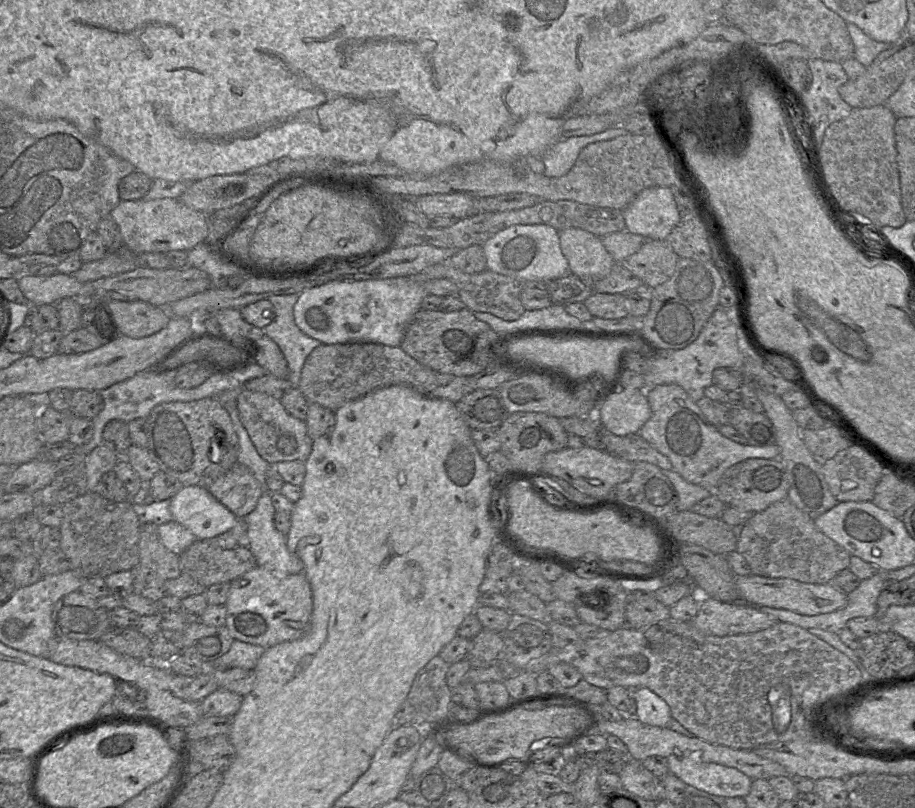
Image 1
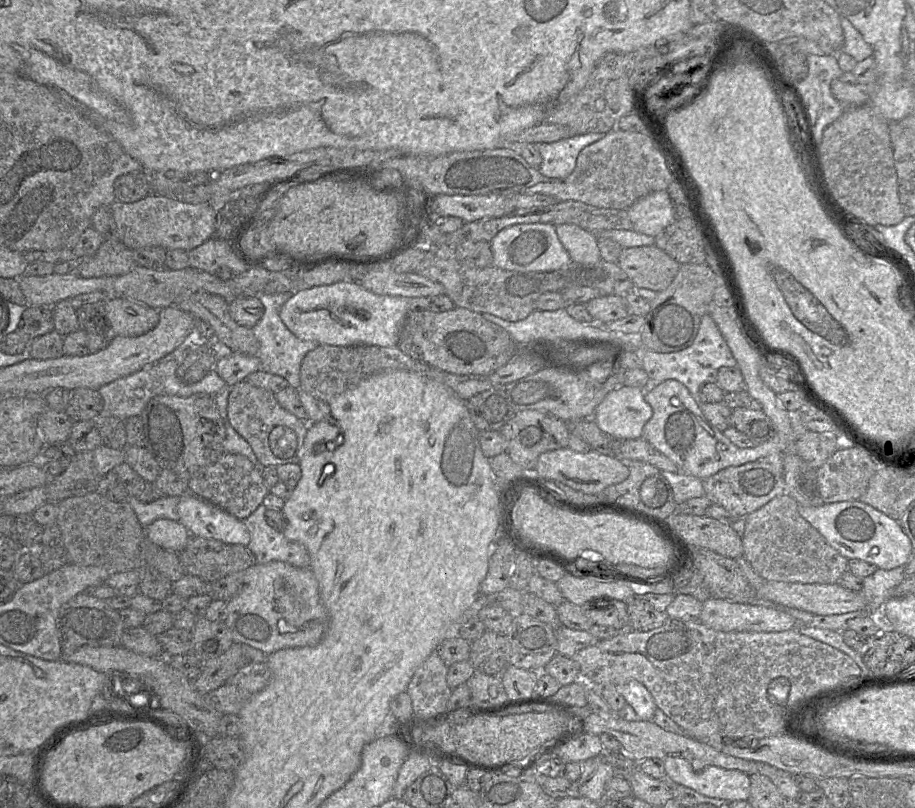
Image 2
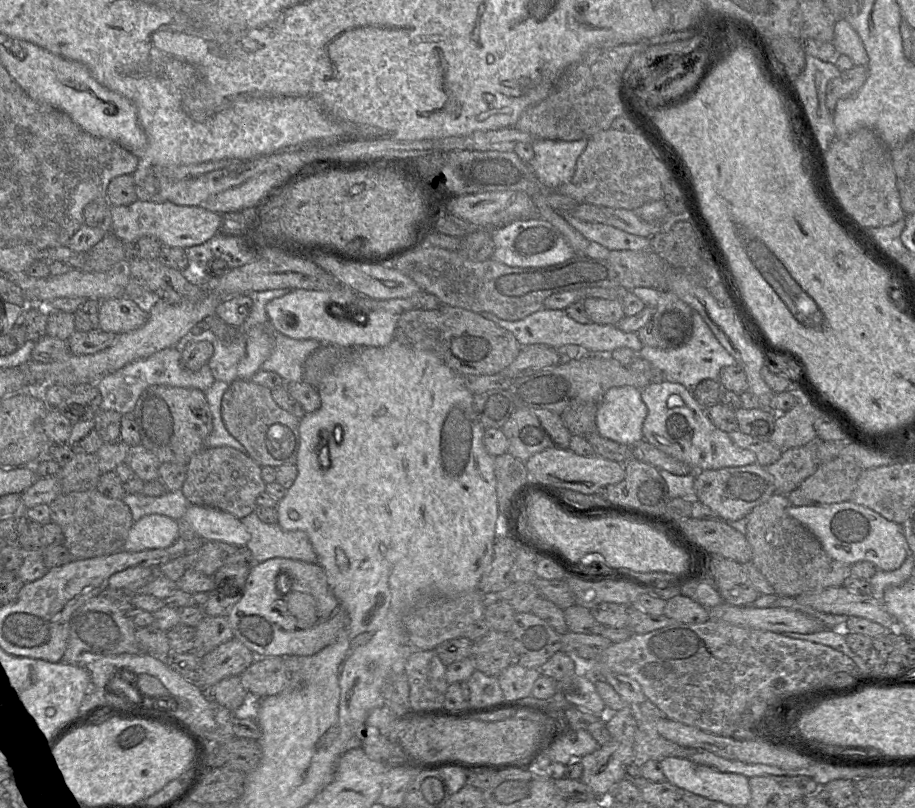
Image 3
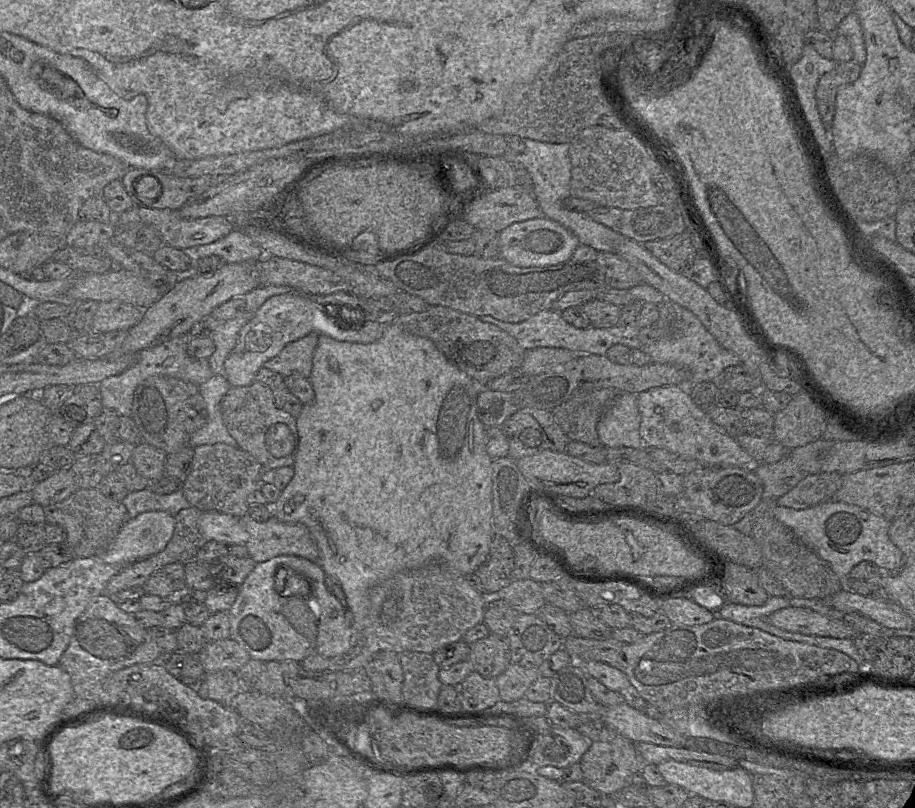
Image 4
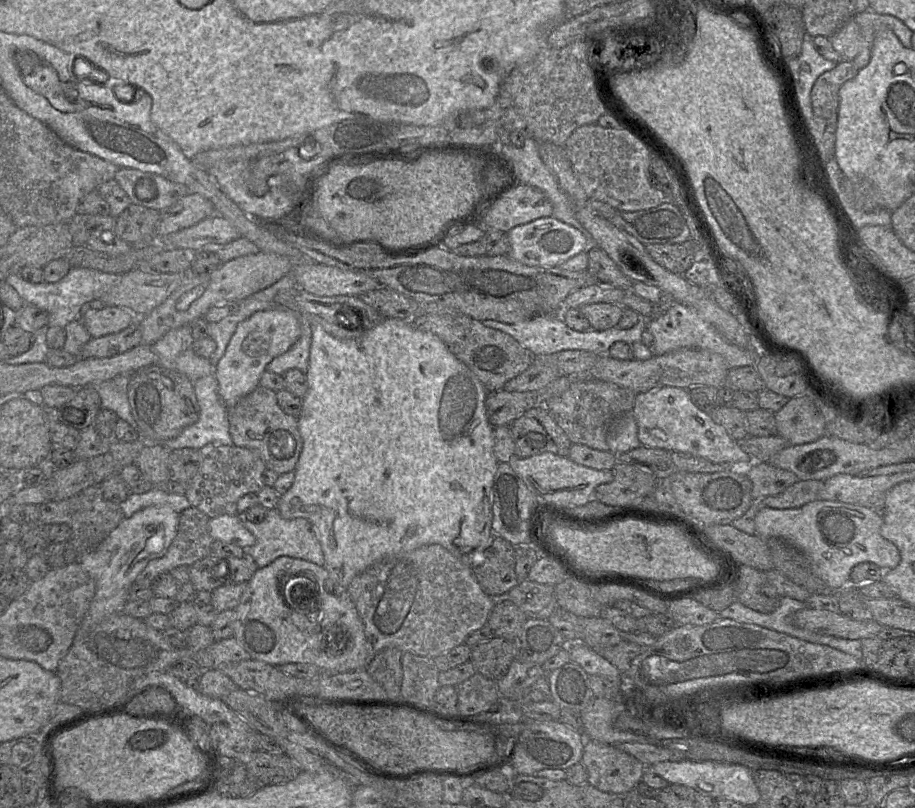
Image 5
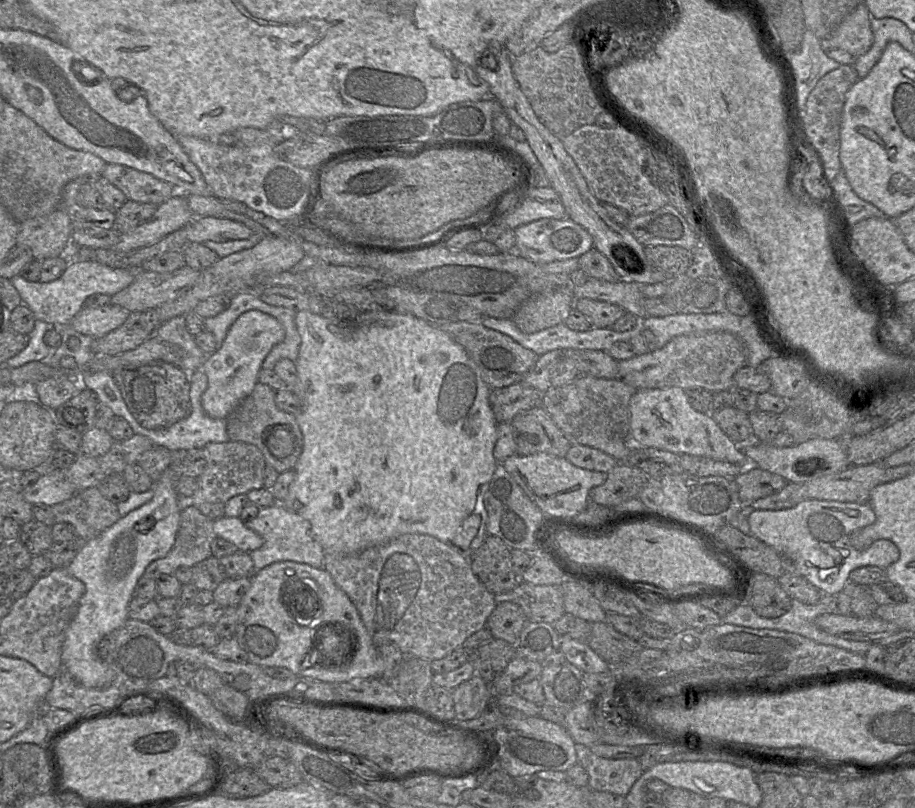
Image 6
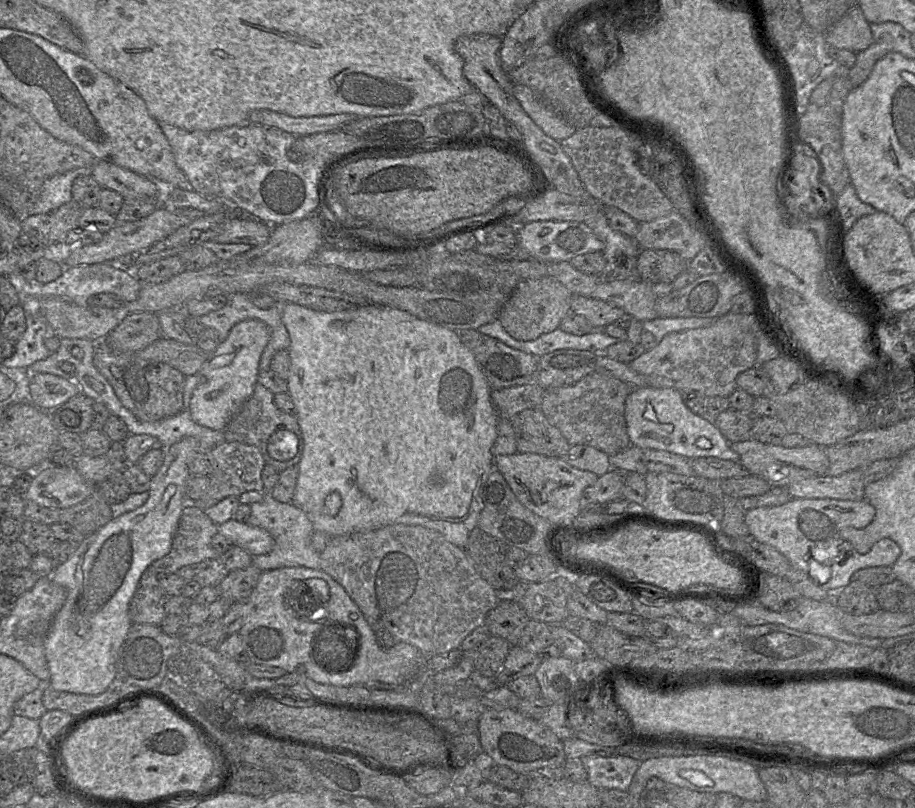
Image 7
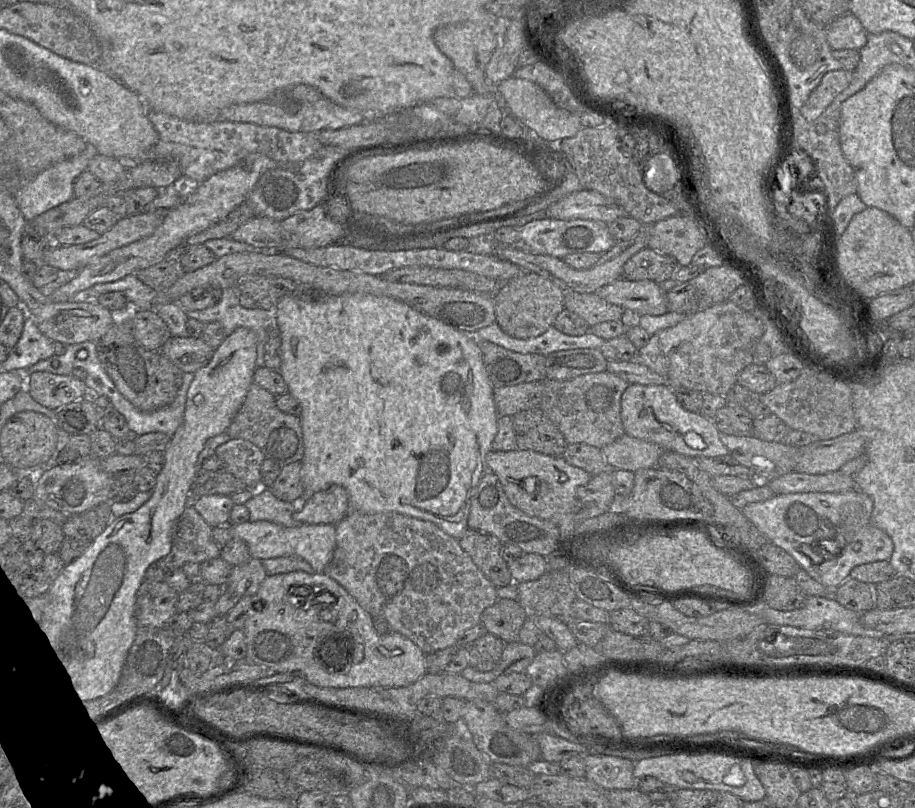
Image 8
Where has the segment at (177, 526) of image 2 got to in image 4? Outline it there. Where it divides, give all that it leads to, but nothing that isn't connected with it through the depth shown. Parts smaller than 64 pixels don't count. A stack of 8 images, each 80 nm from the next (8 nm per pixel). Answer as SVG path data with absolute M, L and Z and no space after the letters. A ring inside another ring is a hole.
M161 511L139 514L122 527L101 559L112 565L130 565L162 552L171 540L175 517Z

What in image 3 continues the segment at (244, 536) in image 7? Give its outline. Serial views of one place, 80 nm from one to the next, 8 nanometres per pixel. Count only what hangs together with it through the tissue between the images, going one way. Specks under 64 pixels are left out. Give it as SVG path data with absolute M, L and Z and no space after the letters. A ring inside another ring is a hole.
M190 505L183 518L205 541L246 546L250 540L250 533L241 520L221 510Z

